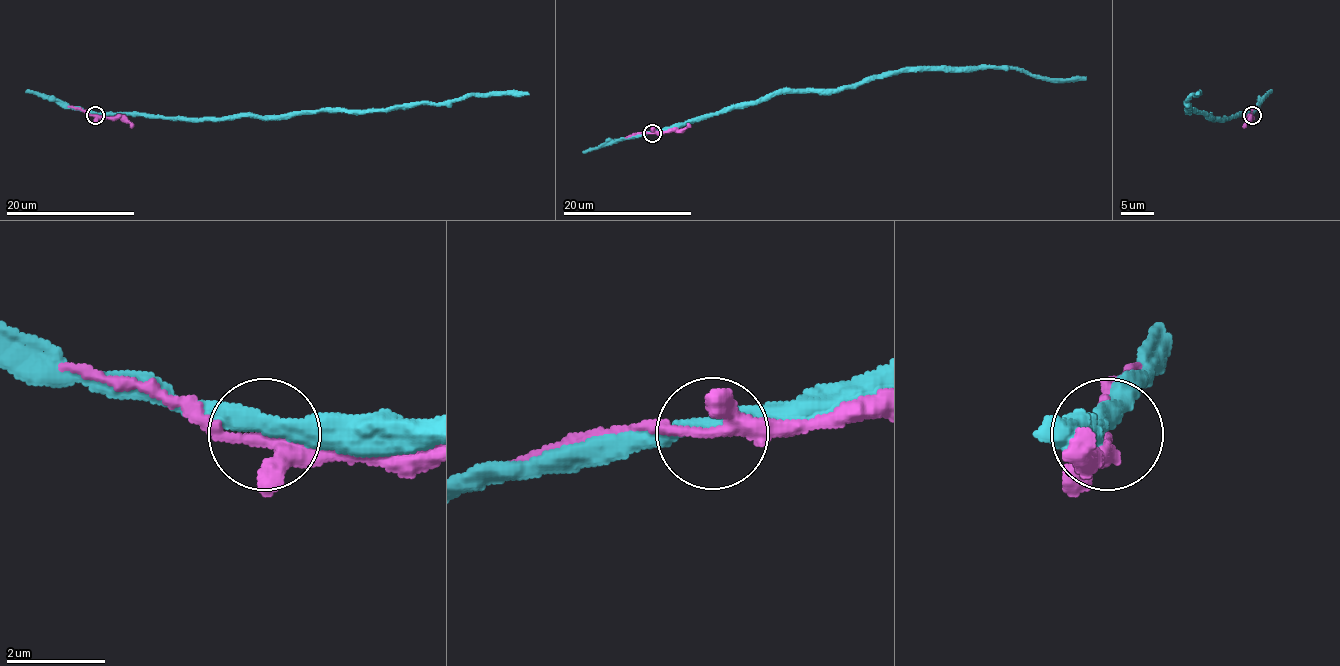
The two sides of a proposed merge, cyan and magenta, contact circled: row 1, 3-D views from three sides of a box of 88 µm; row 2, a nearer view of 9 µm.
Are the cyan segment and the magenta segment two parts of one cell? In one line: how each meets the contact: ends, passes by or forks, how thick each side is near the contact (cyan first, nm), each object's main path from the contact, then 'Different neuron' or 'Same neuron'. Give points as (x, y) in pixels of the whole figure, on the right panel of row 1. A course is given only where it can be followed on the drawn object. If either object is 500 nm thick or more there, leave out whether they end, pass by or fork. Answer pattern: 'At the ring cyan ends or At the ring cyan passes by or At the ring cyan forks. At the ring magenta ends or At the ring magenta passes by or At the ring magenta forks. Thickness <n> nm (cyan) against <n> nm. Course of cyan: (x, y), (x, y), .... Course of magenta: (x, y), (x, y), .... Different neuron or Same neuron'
At the ring cyan passes by. At the ring magenta forks. Thickness 360 nm (cyan) against 240 nm. Course of cyan: (1251, 115), (1212, 118), (1202, 112), (1190, 110), (1186, 104), (1196, 92). Course of magenta: (1253, 115), (1243, 128). Same neuron

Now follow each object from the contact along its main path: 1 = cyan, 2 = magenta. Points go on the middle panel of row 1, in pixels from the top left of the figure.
1: (651, 132), (666, 132), (764, 101), (779, 93), (840, 92), (909, 71), (1003, 67), (1050, 79), (1085, 77)
2: (651, 134), (680, 130), (688, 124)

